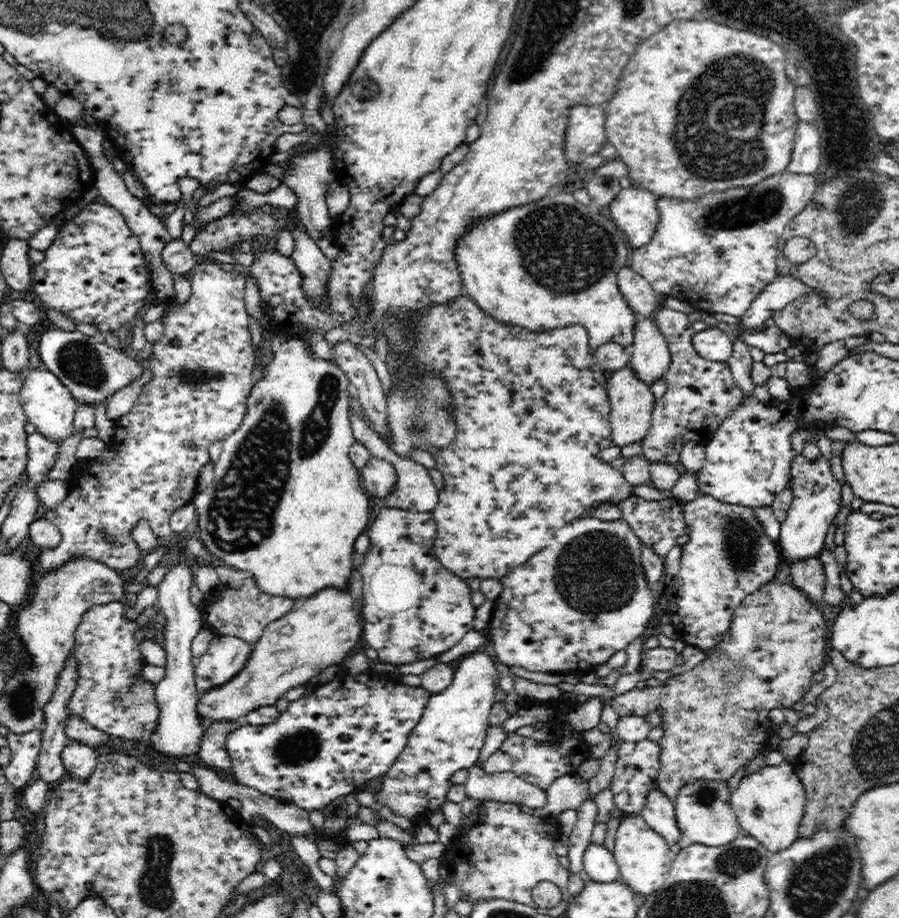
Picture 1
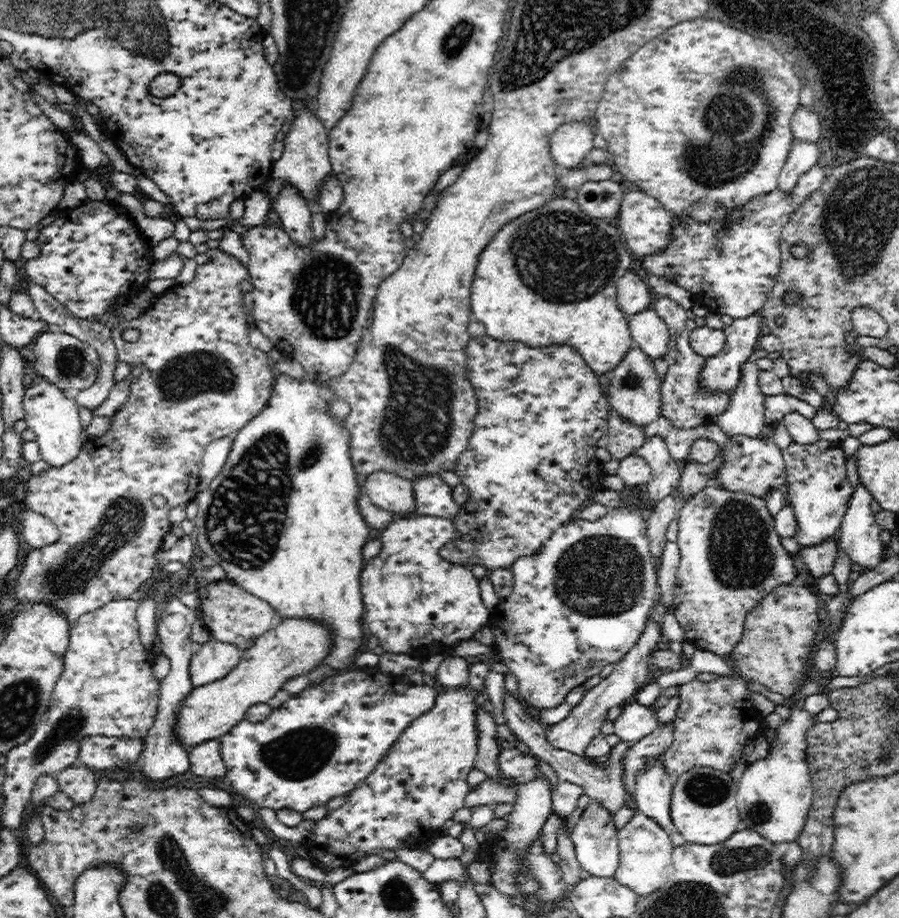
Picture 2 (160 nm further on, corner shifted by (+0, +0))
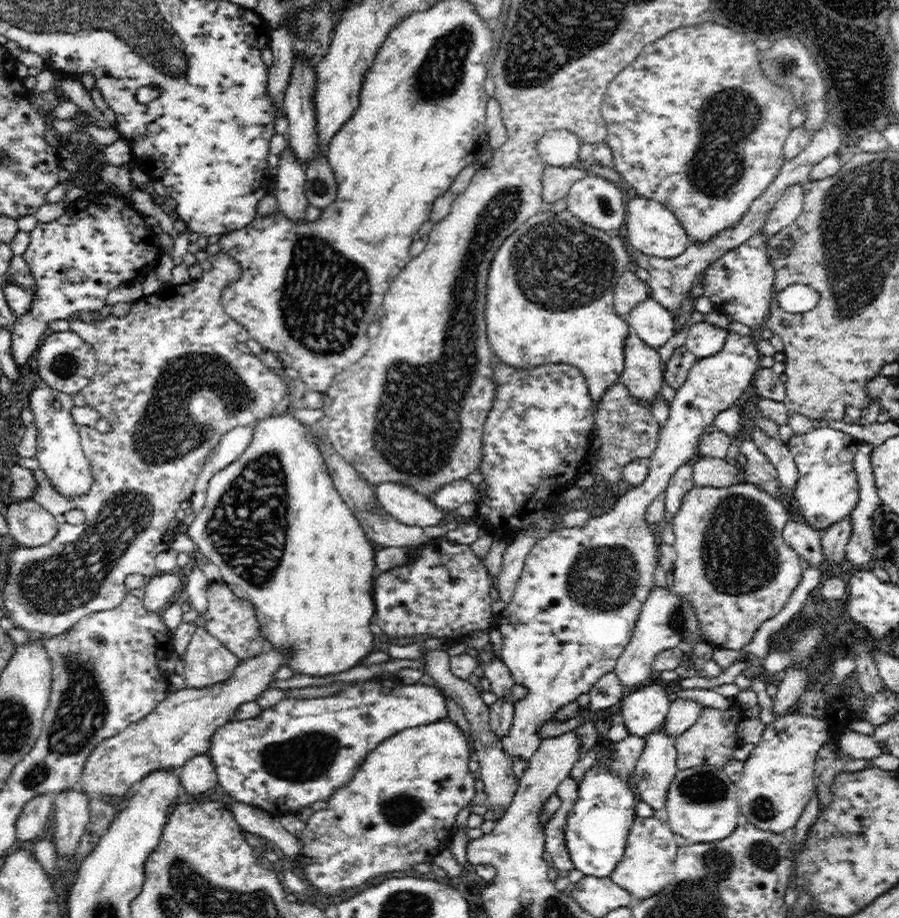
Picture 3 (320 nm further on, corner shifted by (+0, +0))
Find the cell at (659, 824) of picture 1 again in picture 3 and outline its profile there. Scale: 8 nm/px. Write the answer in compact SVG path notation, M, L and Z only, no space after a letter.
M663 724L660 729L652 732L650 736L645 738L644 750L640 755L640 758L638 758L638 762L636 764L636 768L633 770L632 776L628 778L629 784L634 782L634 788L636 788L636 792L638 792L640 795L640 801L646 802L646 804L649 804L657 813L661 815L663 814L665 808L665 800L667 797L668 789L670 788L670 785L672 784L672 781L674 780L674 777L678 771L676 768L677 750L674 746L675 738L669 737L667 732L664 731L662 727Z

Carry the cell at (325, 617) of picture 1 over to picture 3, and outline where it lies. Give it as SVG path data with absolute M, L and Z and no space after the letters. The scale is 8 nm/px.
M272 648L268 653L260 653L254 658L239 662L234 674L228 680L204 688L169 691L169 695L145 719L130 724L121 734L104 740L94 748L94 752L90 752L90 756L84 764L81 779L77 783L77 790L85 792L90 798L106 797L118 800L118 798L124 798L130 792L130 788L136 786L150 772L154 772L154 770L178 770L192 756L204 754L208 750L210 738L214 736L214 732L233 720L234 713L241 704L257 700L264 690L270 688L269 684L277 680L274 679L274 673L280 666L287 664L288 657L289 650Z

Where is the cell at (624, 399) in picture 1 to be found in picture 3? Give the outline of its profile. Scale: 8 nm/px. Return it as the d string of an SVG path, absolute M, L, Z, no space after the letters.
M630 331L625 340L625 367L619 381L624 382L634 399L652 406L664 382L663 366L658 351Z

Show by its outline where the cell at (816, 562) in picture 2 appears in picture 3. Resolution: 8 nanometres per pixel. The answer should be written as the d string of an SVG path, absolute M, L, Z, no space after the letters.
M848 515L822 532L820 545L824 553L825 566L833 566L845 558L846 545L852 535L851 521L852 518Z

